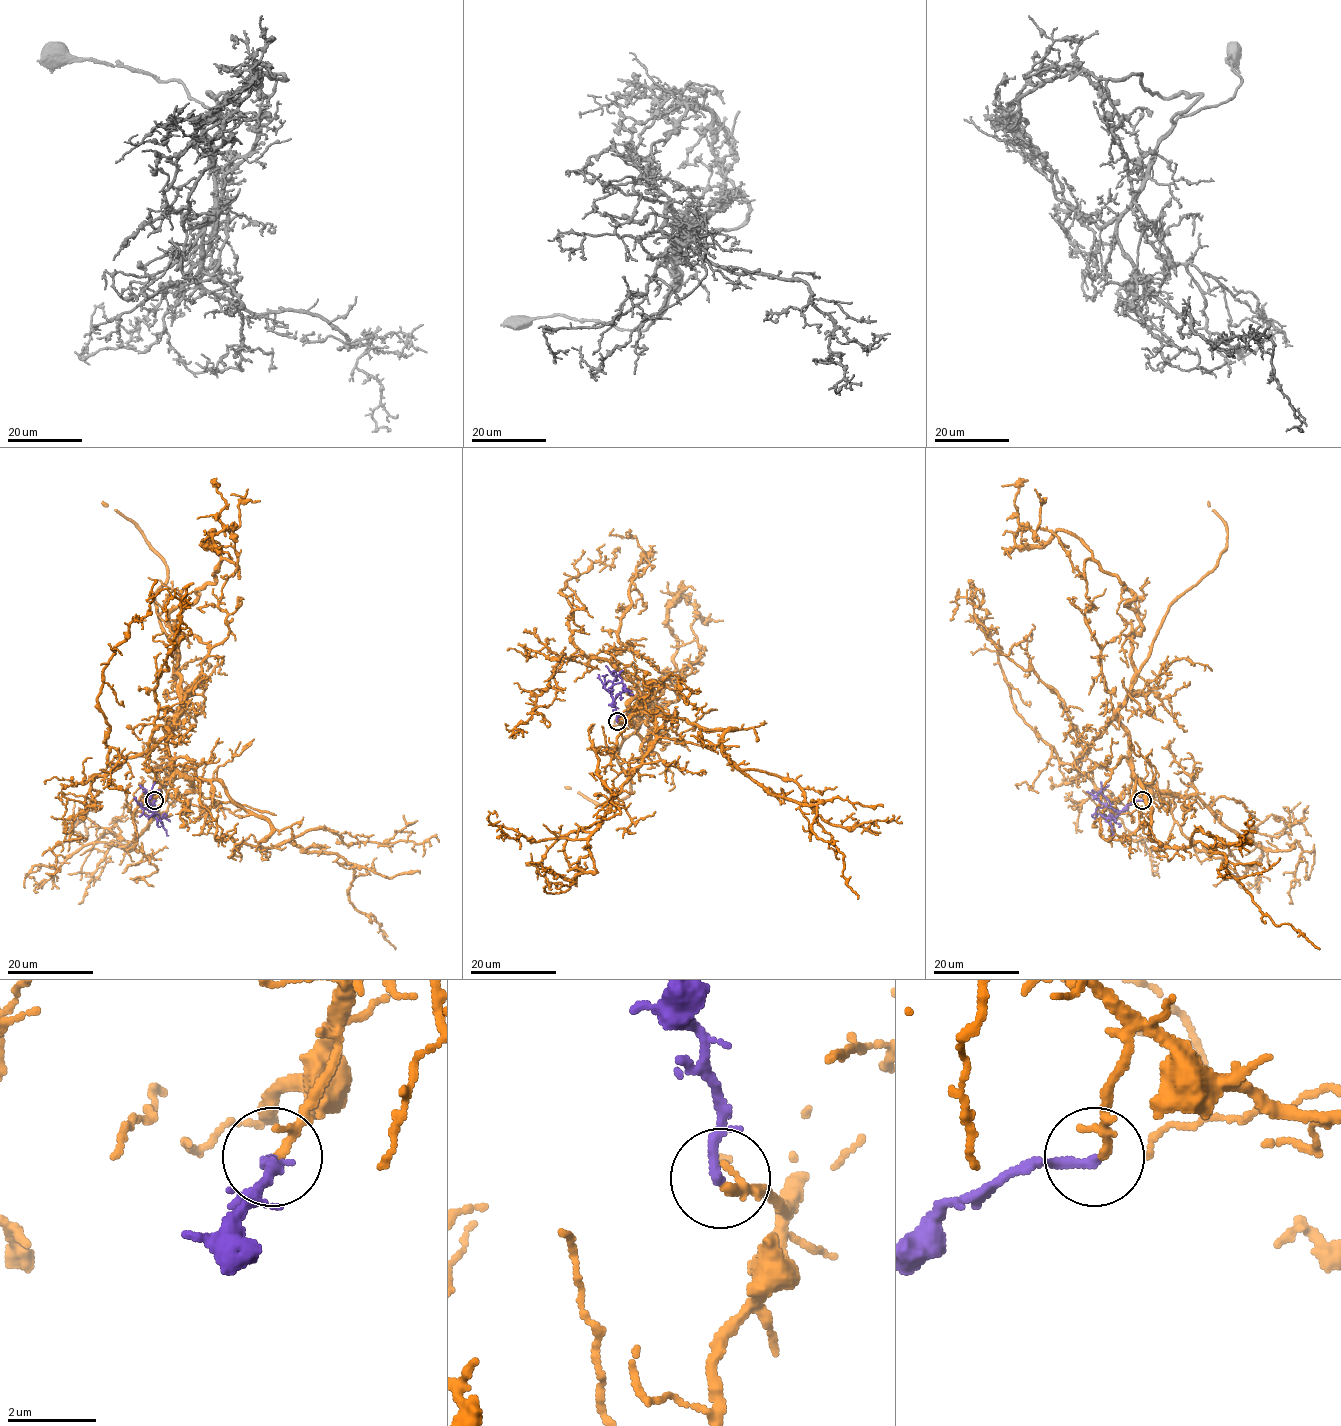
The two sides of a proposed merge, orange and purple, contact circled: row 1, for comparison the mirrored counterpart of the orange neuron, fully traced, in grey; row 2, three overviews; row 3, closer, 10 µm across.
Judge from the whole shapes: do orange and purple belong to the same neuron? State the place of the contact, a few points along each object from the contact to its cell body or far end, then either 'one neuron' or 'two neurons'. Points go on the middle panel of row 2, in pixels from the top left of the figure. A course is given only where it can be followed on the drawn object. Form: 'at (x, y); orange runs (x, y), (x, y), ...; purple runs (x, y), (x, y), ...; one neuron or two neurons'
at (617, 721); orange runs (617, 721), (647, 712), (734, 729), (723, 753), (771, 794), (817, 806), (812, 832), (844, 855), (858, 898); purple runs (617, 721), (611, 691), (616, 677), (605, 665); one neuron

